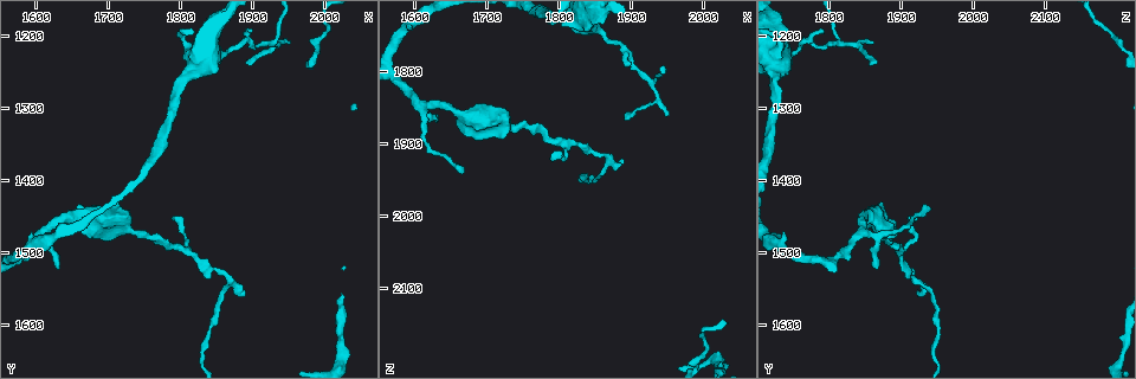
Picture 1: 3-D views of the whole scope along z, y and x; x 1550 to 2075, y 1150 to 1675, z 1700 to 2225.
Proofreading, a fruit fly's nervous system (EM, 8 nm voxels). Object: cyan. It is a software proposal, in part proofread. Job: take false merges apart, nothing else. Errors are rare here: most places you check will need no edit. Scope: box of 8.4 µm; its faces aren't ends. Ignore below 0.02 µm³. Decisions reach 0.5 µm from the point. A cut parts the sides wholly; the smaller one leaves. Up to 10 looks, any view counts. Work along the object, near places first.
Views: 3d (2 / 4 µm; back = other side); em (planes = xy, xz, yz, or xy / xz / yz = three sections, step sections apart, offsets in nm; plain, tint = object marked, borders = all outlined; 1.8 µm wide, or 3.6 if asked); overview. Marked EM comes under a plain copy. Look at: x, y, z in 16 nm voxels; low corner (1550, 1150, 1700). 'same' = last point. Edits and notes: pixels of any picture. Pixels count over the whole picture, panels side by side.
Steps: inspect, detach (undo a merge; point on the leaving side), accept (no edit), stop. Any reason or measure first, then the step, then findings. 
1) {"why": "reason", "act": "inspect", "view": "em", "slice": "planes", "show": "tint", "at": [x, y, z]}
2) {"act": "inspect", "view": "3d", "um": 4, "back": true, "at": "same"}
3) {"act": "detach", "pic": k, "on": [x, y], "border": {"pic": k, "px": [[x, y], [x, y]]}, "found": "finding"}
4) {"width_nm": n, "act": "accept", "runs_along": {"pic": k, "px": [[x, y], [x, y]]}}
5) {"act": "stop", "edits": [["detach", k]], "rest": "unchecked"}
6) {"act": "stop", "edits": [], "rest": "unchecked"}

{"why": "arms run side by side", "act": "inspect", "view": "3d", "um": 4, "at": [1670, 1445, 1860]}

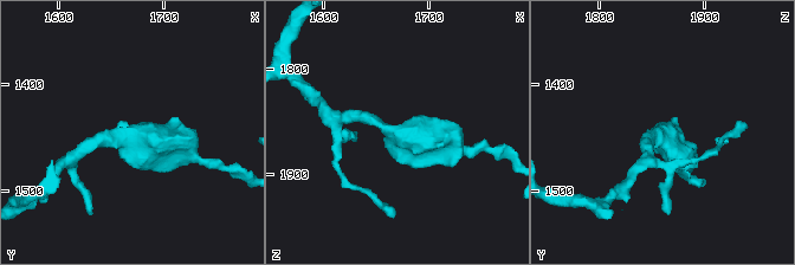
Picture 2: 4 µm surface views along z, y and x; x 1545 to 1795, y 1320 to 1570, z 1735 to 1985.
{"act": "inspect", "view": "em", "slice": "planes", "show": "borders", "at": [1670, 1448, 1862]}

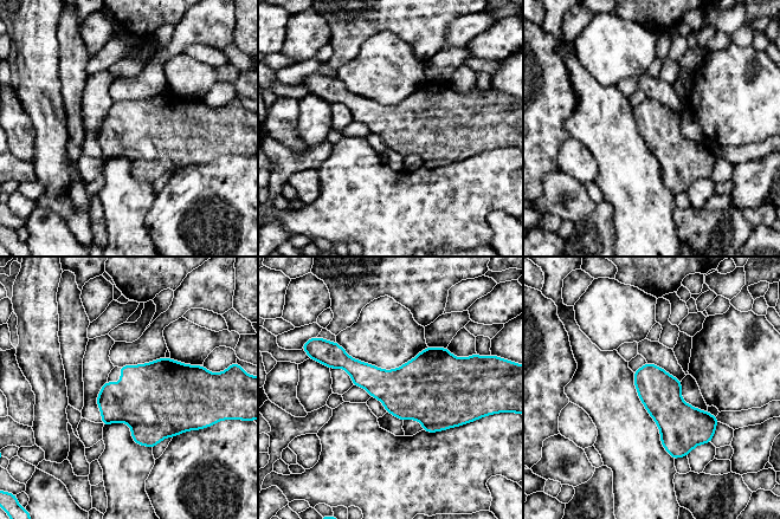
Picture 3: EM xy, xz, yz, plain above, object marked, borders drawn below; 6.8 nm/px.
{"width_nm": 280, "act": "accept", "found": "one cell here"}

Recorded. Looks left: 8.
{"why": "sudden change in width", "act": "inspect", "view": "3d", "um": 4, "at": [1850, 1225, 1735]}

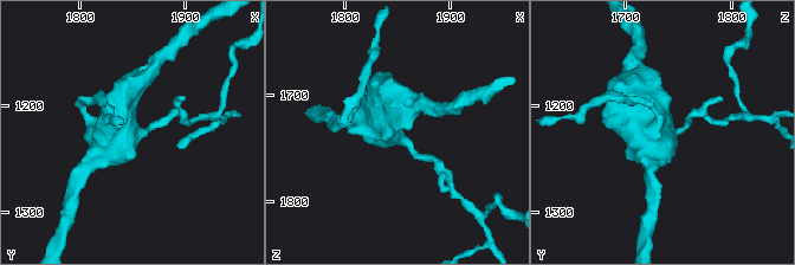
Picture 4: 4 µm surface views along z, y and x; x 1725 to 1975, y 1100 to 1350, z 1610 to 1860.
{"arms": 4, "why": "shape alone is not enough", "act": "inspect", "view": "em", "um": 3.6, "slice": "xz", "step": 16, "show": "tint", "at": [1846, 1226, 1738]}

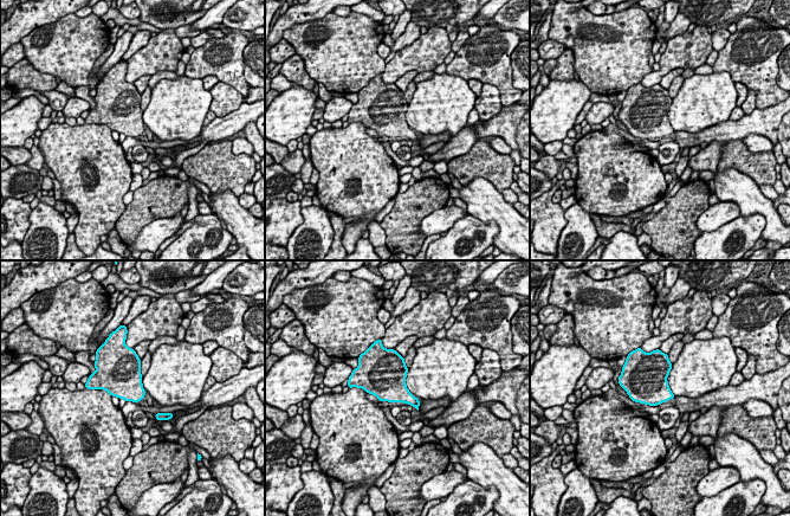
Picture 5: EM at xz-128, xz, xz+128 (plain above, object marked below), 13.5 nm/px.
{"act": "inspect", "view": "em", "um": 3.6, "slice": "planes", "show": "tint", "at": "same"}

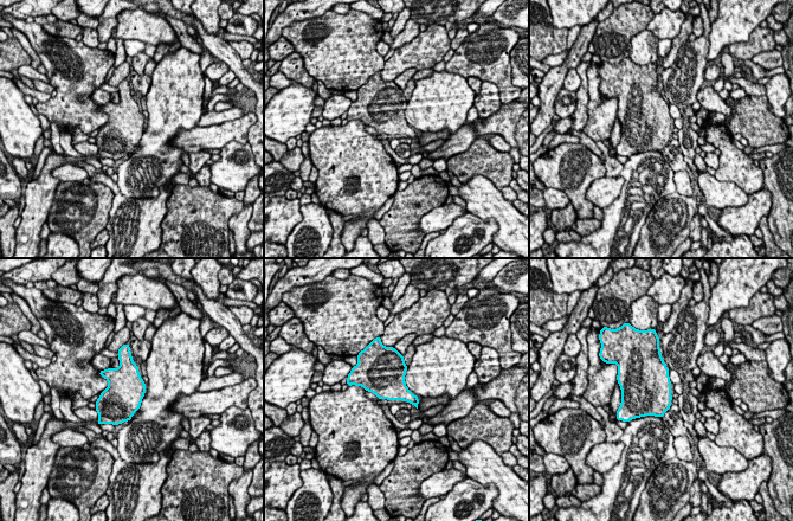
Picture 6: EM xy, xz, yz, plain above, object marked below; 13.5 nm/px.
{"act": "accept", "found": "continuous, no second cell"}

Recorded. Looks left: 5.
{"why": "sharp bend", "act": "inspect", "view": "em", "slice": "planes", "show": "borders", "at": [1930, 1205, 1810]}

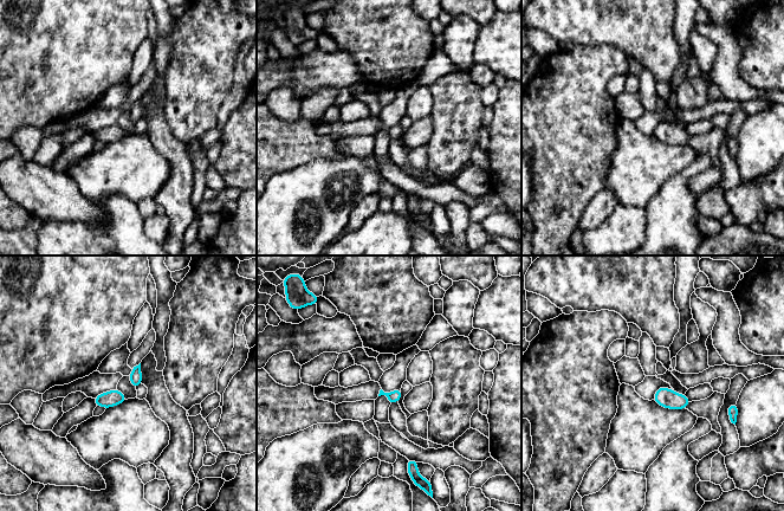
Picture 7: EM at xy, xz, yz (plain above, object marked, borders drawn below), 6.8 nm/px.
{"act": "accept", "found": "one cell here"}

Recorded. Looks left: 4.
{"why": "sharp bend", "act": "inspect", "view": "em", "slice": "xz", "step": 8, "show": "tint", "at": [1875, 1540, 1920]}

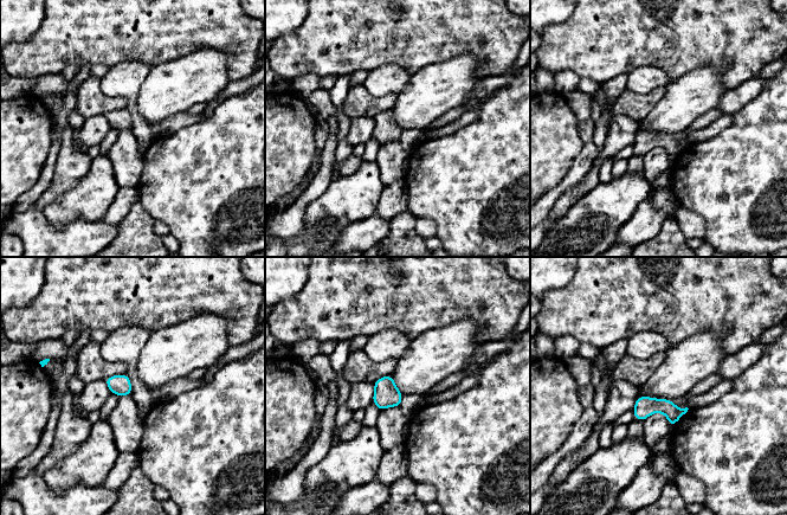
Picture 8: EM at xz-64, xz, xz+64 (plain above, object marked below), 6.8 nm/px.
{"act": "accept", "found": "continuous, no second cell"}

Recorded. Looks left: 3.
{"act": "stop", "edits": [], "rest": "unchecked"}

